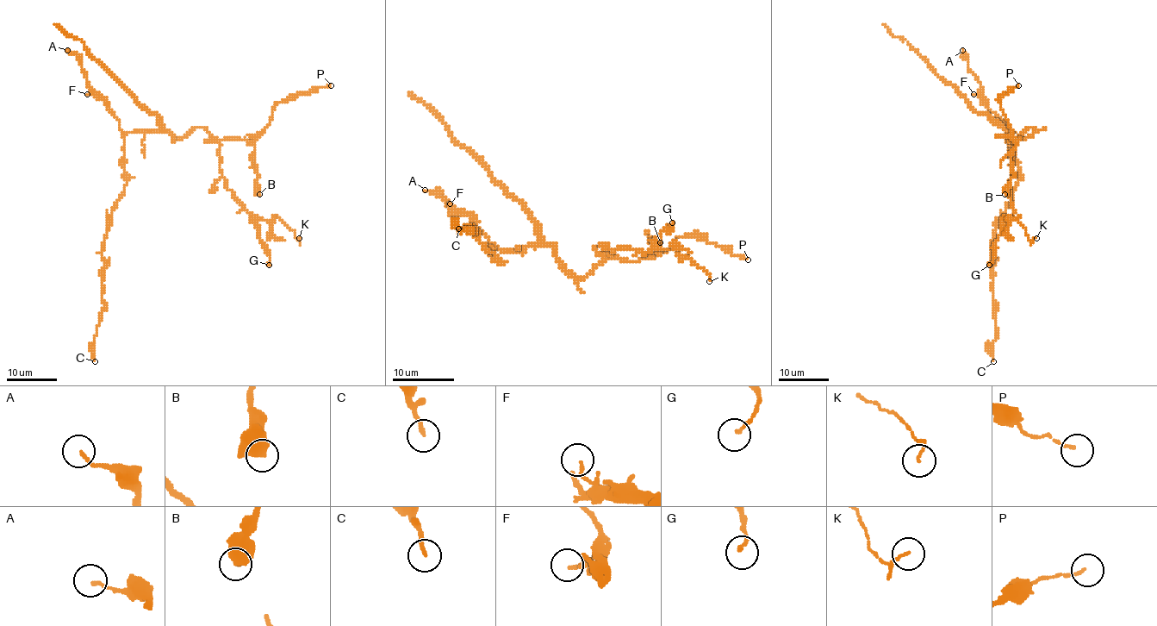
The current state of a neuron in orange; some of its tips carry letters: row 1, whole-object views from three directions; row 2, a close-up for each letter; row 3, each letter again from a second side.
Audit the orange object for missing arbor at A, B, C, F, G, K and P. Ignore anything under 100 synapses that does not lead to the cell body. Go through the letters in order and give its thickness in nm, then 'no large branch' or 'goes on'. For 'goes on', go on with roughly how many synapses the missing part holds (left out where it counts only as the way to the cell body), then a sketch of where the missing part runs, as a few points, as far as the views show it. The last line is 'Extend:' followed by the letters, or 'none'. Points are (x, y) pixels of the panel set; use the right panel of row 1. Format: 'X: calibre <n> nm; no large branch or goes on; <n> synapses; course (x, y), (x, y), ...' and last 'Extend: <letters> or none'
A: calibre 130 nm; no large branch
B: calibre 800 nm; no large branch
C: calibre 160 nm; no large branch
F: calibre 150 nm; no large branch
G: calibre 140 nm; no large branch
K: calibre 100 nm; no large branch
P: calibre 110 nm; no large branch
Extend: none

